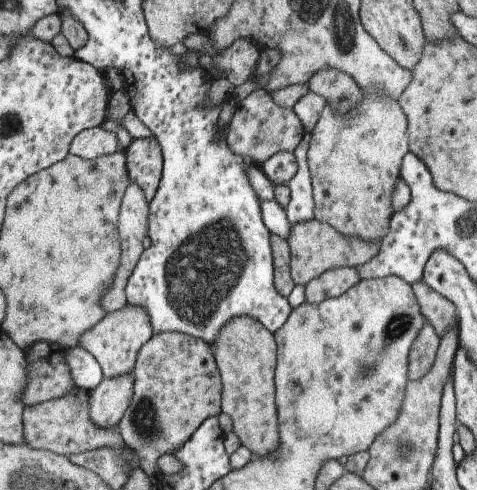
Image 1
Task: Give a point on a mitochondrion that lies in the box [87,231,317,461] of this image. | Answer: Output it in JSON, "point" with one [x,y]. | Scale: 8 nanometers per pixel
{"point":[146,425]}

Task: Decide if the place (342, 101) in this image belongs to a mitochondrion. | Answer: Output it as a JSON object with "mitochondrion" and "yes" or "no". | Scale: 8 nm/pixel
{"mitochondrion":"yes"}

